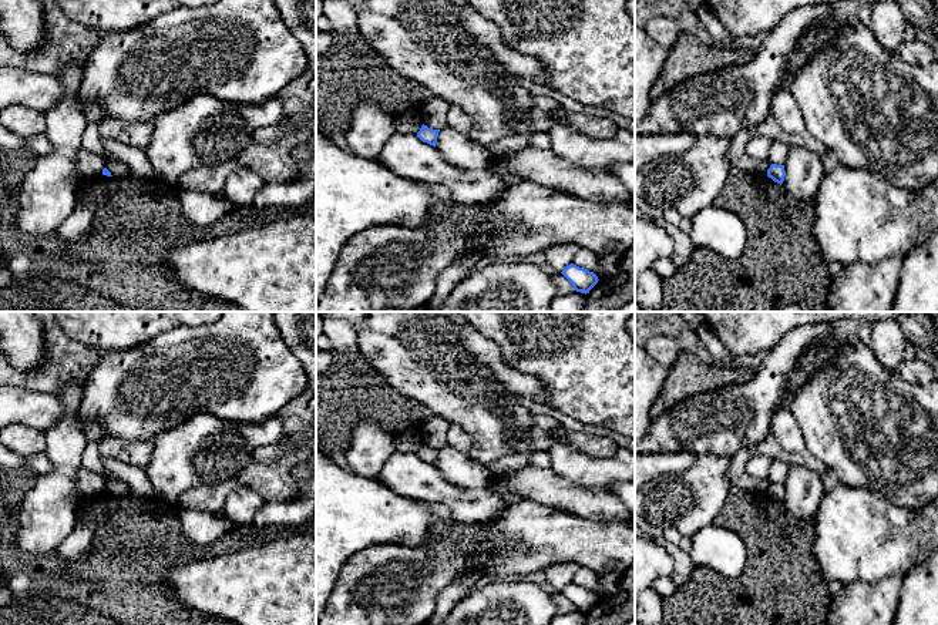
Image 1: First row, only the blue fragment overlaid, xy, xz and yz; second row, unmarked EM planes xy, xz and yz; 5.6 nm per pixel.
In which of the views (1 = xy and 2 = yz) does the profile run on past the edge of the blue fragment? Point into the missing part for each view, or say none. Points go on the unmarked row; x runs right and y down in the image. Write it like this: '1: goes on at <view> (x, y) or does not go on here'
1: does not go on here
2: does not go on here

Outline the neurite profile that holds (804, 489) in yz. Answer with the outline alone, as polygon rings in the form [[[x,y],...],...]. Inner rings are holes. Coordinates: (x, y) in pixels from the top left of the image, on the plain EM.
[[[797,463],[790,467],[784,490],[786,495],[781,503],[784,522],[780,531],[784,537],[793,538],[797,528],[814,520],[826,490],[818,473]]]

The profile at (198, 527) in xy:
[[[178,501],[171,507],[179,517],[184,535],[199,545],[212,544],[235,527],[229,518],[219,513],[188,510],[181,507]]]

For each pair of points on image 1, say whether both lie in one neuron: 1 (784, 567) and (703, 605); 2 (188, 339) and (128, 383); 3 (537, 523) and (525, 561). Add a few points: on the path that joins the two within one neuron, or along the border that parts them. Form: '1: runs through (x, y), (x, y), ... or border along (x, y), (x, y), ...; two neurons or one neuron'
1: runs through (765, 587), (759, 592), (738, 592), (723, 602); one neuron
2: runs through (174, 353), (143, 383); one neuron
3: runs through (537, 533), (534, 536), (533, 553); one neuron

